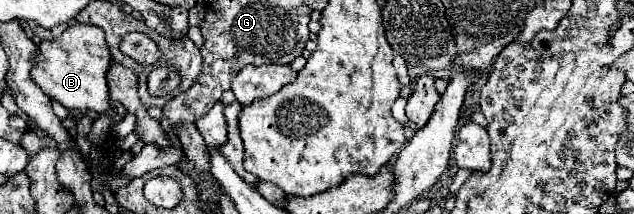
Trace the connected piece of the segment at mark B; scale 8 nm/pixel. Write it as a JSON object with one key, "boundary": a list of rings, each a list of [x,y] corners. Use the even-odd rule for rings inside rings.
{"boundary":[[[71,24],[59,38],[43,40],[39,44],[39,52],[33,56],[31,78],[37,86],[65,108],[71,110],[95,110],[105,112],[109,108],[109,92],[105,72],[111,62],[111,52],[105,42],[103,30],[89,24]]]}

